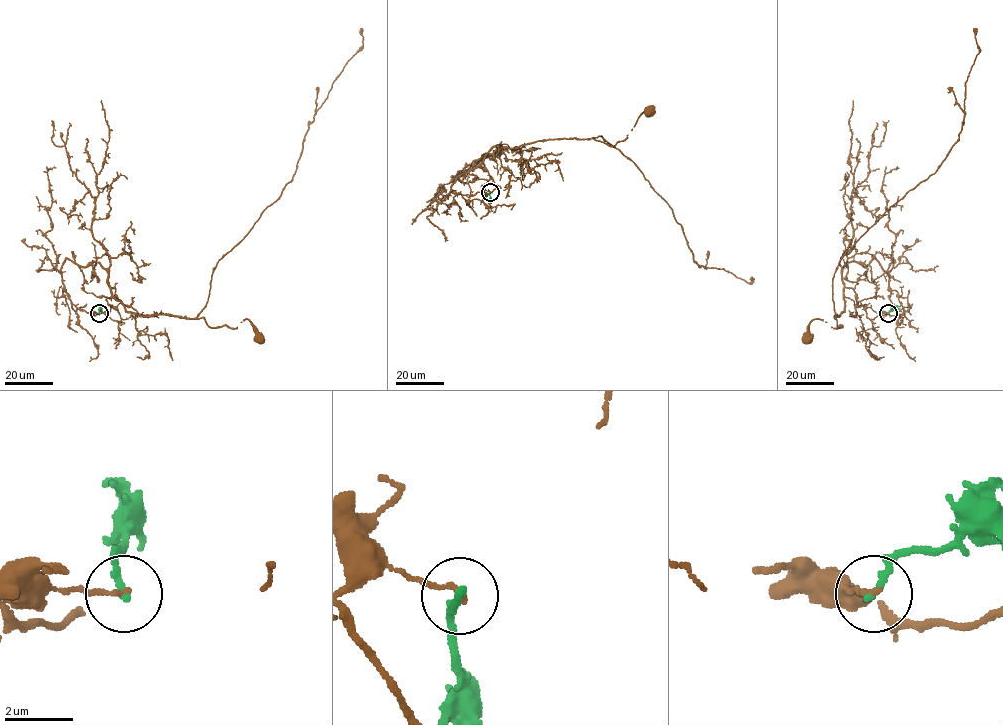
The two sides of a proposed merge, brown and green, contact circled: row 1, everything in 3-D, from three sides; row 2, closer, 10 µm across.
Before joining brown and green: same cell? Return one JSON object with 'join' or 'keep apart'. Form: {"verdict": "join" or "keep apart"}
{"verdict": "keep apart"}

